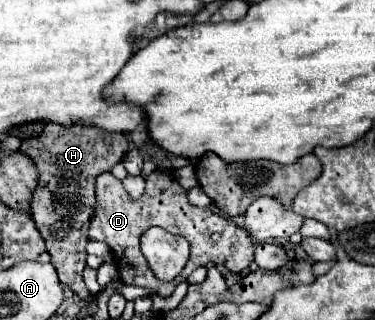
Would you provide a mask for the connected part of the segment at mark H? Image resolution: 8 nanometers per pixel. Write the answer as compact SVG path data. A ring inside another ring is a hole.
M47 123L43 133L35 139L25 139L19 147L21 153L33 159L39 169L39 185L33 195L33 221L47 243L47 253L51 255L51 265L55 267L59 281L75 291L83 301L91 297L83 283L83 269L87 257L87 231L95 209L95 179L97 175L111 171L127 153L127 139L123 133L105 133L101 129L87 125L55 125Z

